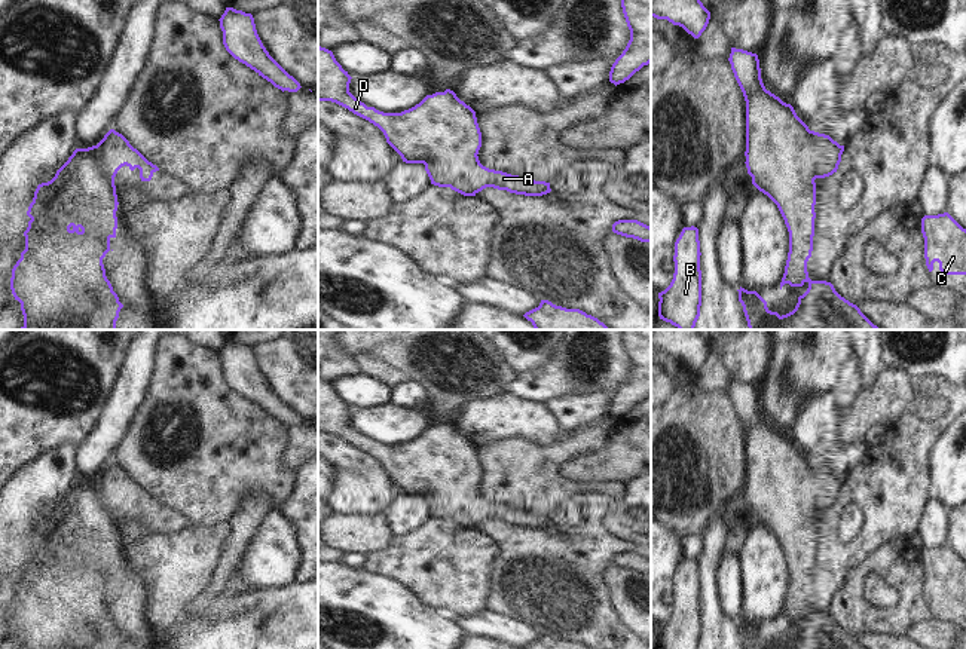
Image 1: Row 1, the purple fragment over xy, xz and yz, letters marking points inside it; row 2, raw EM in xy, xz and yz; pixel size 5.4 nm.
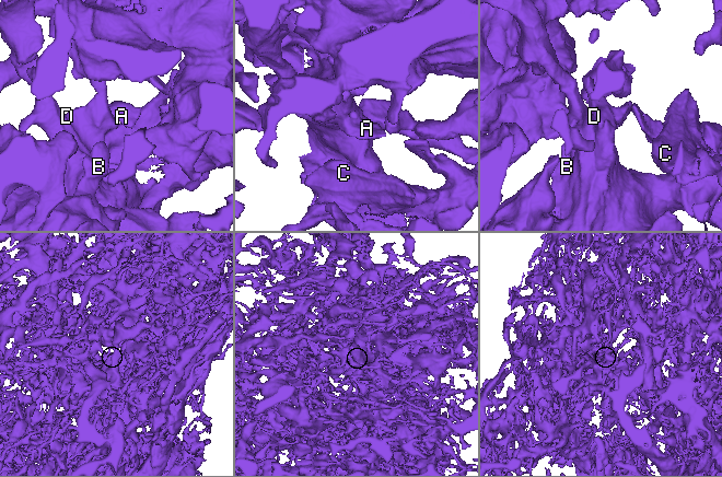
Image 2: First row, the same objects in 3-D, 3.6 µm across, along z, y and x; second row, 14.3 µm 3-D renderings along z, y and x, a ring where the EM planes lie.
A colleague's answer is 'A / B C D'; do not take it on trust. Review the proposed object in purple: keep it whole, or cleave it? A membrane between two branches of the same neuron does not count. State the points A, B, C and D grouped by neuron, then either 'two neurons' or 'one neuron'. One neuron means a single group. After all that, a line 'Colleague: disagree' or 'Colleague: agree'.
A B C D | one neuron
Colleague: disagree

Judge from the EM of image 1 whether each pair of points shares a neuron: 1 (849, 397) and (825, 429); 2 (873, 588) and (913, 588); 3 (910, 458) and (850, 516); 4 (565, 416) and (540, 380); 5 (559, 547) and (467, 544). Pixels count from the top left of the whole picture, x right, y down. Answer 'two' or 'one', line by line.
1: two
2: two
3: two
4: two
5: two

